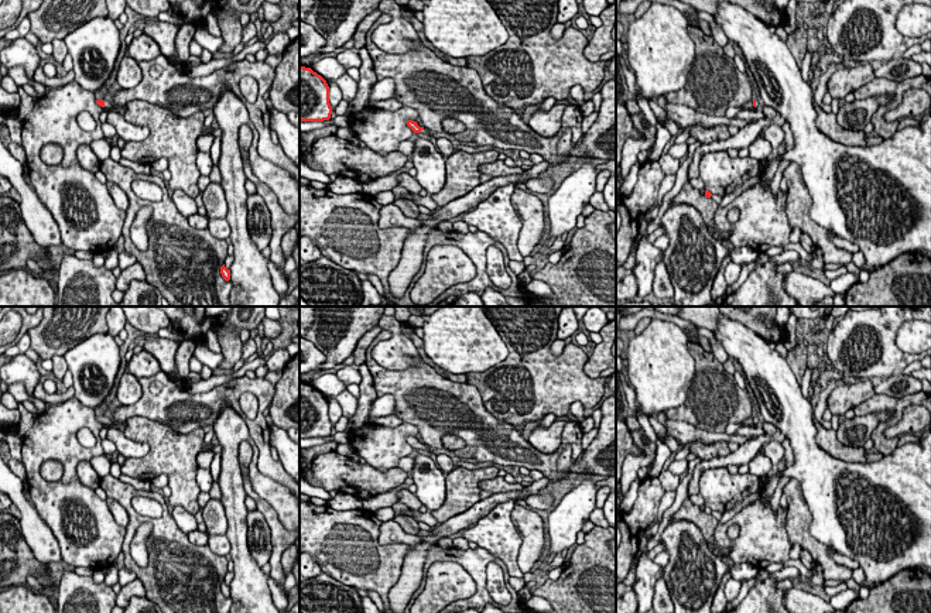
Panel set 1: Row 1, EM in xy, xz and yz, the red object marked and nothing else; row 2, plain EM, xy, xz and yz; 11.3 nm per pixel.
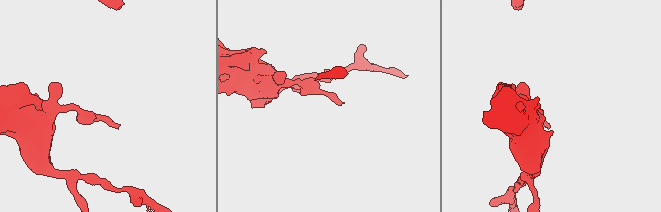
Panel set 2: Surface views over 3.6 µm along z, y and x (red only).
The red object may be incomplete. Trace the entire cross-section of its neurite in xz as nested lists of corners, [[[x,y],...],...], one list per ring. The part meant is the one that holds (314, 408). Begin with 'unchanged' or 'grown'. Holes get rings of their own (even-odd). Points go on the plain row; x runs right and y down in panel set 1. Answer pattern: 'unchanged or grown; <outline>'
unchanged; [[[300,381],[300,438],[324,438],[331,431],[326,397],[311,384]]]

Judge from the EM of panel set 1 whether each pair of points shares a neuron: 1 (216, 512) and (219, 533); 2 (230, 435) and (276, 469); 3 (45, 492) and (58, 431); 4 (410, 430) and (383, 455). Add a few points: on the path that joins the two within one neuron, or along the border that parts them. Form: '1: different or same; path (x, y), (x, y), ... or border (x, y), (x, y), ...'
1: same; path (216, 517), (216, 527)
2: different; border (245, 424), (257, 448), (257, 469), (277, 482)
3: same; path (34, 476), (34, 455), (43, 447)
4: same; path (403, 434), (389, 448)

